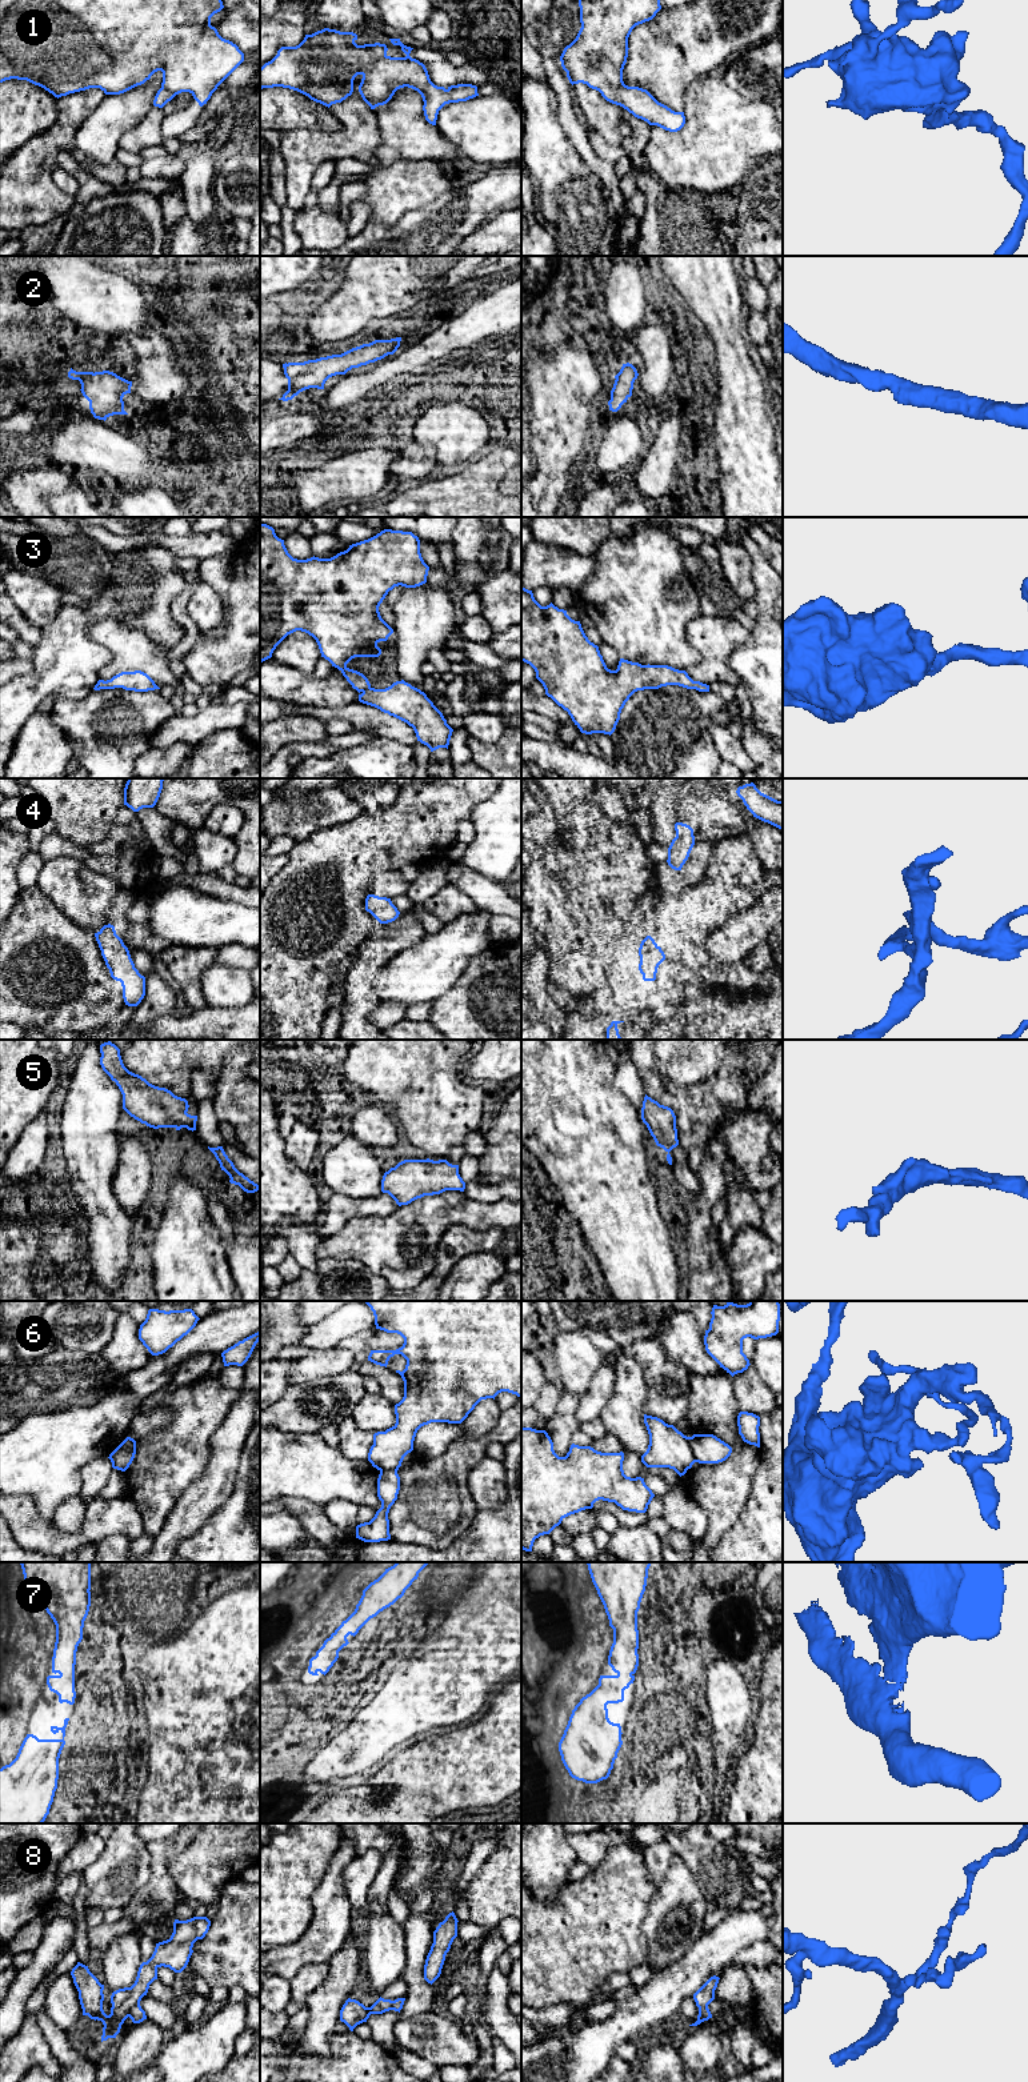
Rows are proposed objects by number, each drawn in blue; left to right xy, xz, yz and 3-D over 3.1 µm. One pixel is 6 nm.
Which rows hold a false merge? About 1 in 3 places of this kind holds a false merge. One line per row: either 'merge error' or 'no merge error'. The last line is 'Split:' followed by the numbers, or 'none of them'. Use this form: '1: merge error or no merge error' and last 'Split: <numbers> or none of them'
1: no merge error
2: no merge error
3: no merge error
4: no merge error
5: no merge error
6: merge error
7: no merge error
8: merge error
Split: 6, 8

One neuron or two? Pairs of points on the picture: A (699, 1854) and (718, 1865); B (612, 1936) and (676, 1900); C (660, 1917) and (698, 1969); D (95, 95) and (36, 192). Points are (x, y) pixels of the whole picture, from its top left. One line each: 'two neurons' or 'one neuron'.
A: one neuron
B: two neurons
C: two neurons
D: one neuron

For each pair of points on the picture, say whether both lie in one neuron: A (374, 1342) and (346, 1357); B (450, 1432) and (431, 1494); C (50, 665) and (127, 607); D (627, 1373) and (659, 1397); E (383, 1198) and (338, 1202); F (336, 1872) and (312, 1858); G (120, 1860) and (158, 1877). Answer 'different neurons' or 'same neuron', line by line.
A: different neurons
B: different neurons
C: same neuron
D: different neurons
E: same neuron
F: different neurons
G: different neurons

